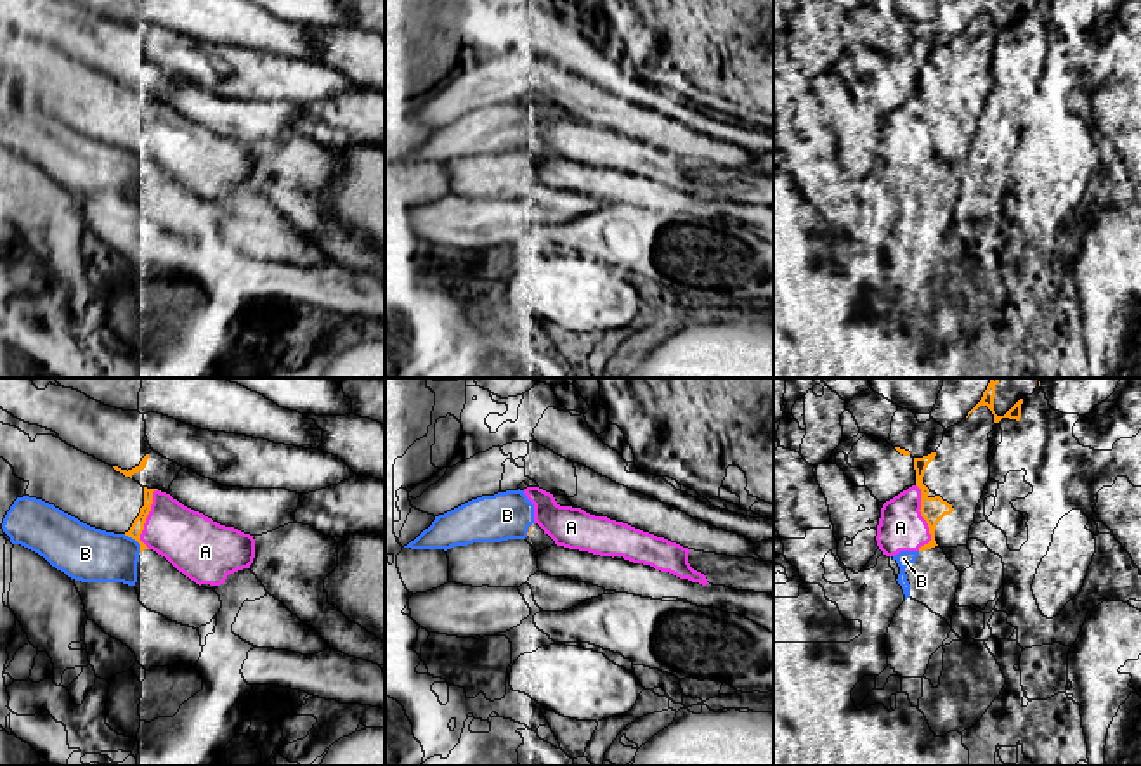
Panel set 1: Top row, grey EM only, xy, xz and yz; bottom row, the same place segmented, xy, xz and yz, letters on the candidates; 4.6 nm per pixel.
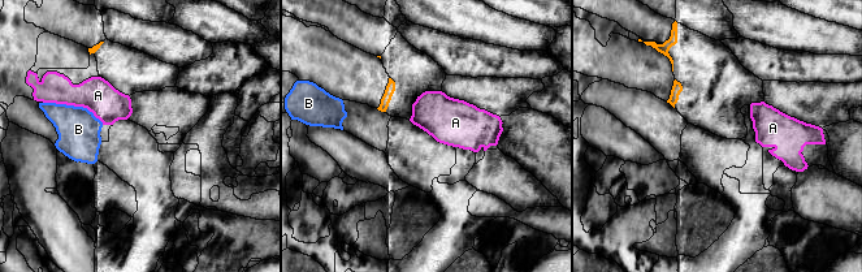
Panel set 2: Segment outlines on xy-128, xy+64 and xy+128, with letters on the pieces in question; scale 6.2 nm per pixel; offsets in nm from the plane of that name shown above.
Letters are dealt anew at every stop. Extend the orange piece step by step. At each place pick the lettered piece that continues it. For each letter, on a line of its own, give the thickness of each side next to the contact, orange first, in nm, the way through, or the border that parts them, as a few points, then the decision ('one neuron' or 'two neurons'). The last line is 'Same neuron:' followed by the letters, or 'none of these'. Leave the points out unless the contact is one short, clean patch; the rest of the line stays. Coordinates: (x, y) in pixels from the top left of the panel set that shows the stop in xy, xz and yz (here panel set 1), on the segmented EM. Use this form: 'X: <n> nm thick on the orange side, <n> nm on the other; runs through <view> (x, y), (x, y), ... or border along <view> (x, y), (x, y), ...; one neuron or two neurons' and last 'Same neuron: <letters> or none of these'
A: 110 nm thick on the orange side, 220 nm on the other; two neurons
B: 60 nm thick on the orange side, 260 nm on the other; two neurons
Same neuron: none of these

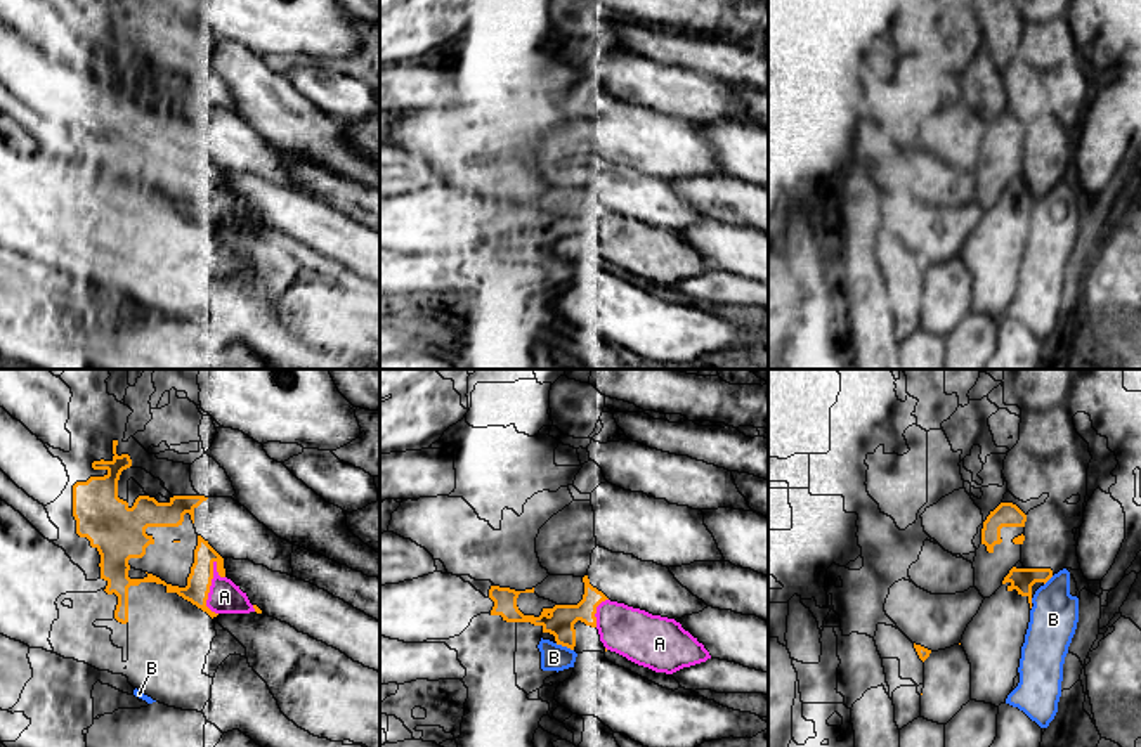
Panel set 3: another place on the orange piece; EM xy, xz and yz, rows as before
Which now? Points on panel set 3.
A: 110 nm thick on the orange side, 150 nm on the other; one neuron
B: 130 nm thick on the orange side, 130 nm on the other; two neurons
Same neuron: A

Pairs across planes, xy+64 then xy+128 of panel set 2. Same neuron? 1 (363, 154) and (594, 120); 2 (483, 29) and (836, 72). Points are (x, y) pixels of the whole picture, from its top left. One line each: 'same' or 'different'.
1: same
2: different

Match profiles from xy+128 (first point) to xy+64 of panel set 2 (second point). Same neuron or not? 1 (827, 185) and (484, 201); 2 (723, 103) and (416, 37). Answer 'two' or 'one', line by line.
1: two
2: two

